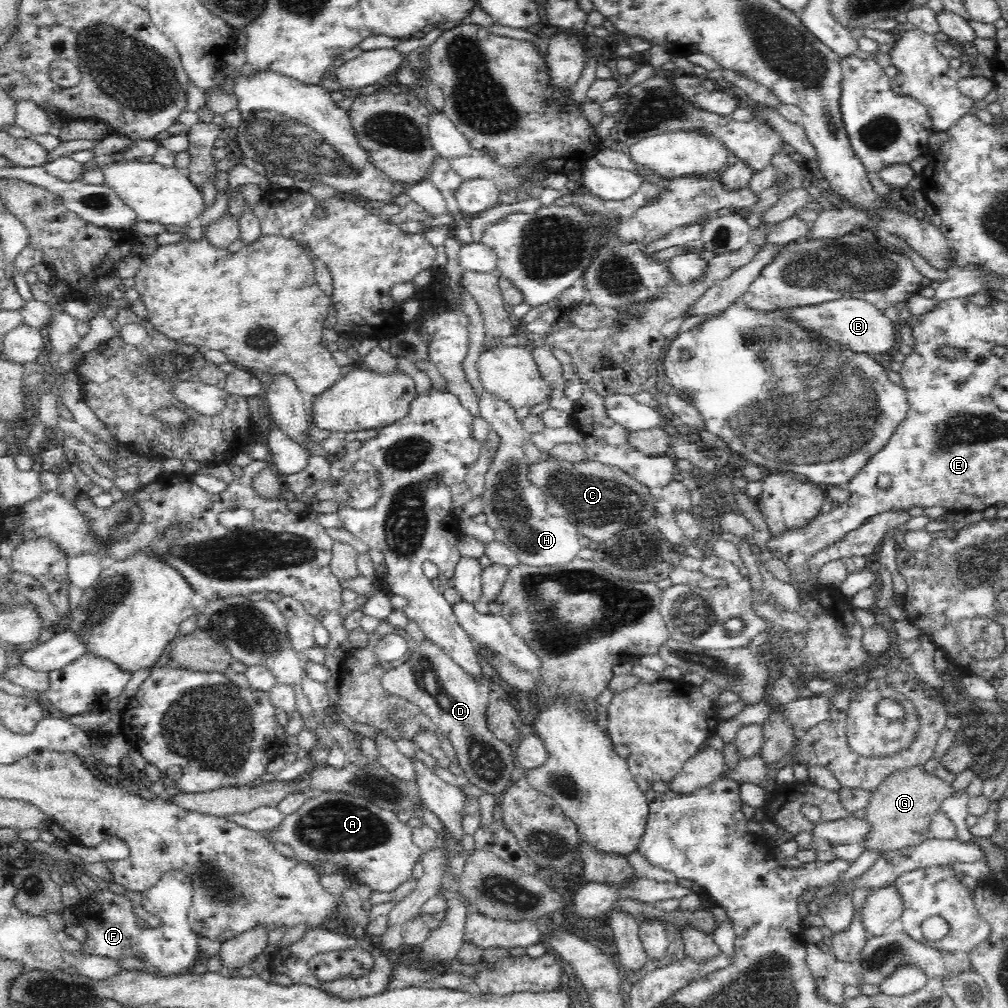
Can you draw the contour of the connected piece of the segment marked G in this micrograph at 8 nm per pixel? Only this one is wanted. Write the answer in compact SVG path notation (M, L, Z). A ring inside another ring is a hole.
M912 765L892 771L870 793L869 803L865 807L866 821L872 823L872 833L864 844L866 850L898 850L906 846L916 846L928 837L930 821L933 814L940 810L942 802L952 796L952 783L938 778L924 770L924 765Z

